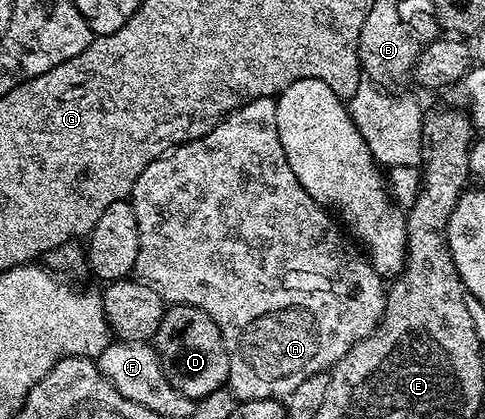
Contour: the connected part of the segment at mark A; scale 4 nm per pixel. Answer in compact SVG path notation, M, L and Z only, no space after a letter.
M273 98L254 99L245 103L204 137L193 139L183 147L175 147L170 154L161 155L156 161L152 161L152 165L148 165L144 173L140 173L136 185L130 190L128 202L136 213L136 225L140 233L140 253L136 253L133 278L141 279L149 287L156 289L156 293L160 293L167 304L195 307L208 313L208 317L216 321L222 334L222 344L228 353L228 390L239 401L251 403L257 399L285 400L292 389L296 389L296 385L300 385L308 377L329 372L335 363L342 360L344 353L352 349L354 343L364 341L382 320L386 308L387 284L376 273L369 258L351 242L347 232L336 222L335 216L321 207L306 192L304 185L300 185L300 181L296 181L296 173L292 173L292 165L288 165L288 157L284 157L284 145L280 145L276 129L276 102Z

